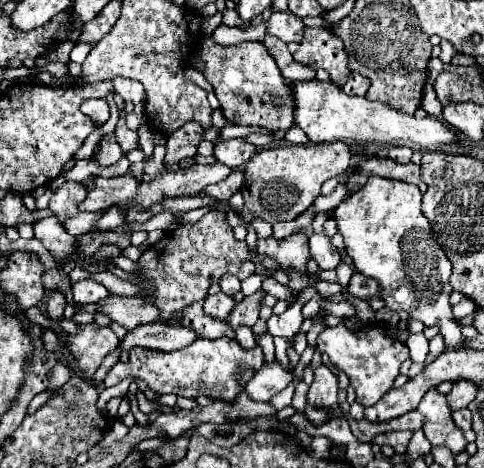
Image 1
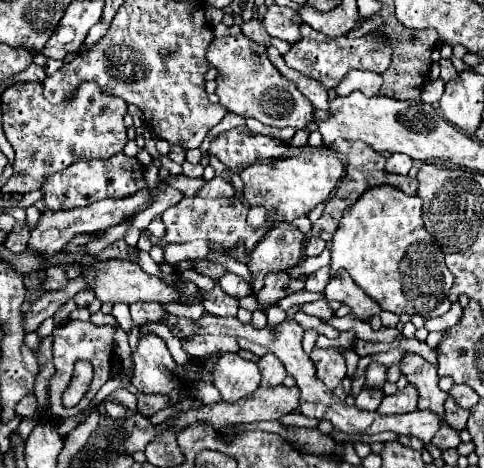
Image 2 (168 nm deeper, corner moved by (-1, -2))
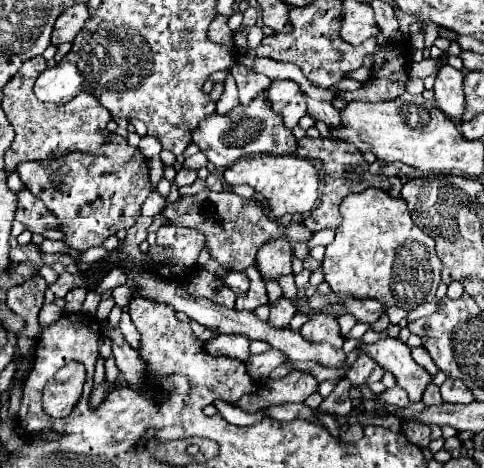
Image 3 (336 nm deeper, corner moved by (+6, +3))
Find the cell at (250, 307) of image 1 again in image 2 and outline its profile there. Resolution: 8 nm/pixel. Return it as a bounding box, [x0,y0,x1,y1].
[255,272,305,306]

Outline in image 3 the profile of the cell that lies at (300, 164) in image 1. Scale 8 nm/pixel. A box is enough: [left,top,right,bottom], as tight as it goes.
[224,155,318,217]

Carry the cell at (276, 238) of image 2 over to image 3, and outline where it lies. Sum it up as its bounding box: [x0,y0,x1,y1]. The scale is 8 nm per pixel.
[236,265,268,311]

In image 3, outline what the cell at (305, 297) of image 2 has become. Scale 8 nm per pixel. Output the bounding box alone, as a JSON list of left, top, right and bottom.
[324,189,440,309]

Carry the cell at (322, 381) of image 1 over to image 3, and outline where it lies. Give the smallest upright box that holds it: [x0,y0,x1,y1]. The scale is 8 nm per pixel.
[300,309,344,349]

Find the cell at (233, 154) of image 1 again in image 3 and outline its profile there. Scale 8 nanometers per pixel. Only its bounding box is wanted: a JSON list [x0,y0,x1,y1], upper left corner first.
[192,93,296,167]

